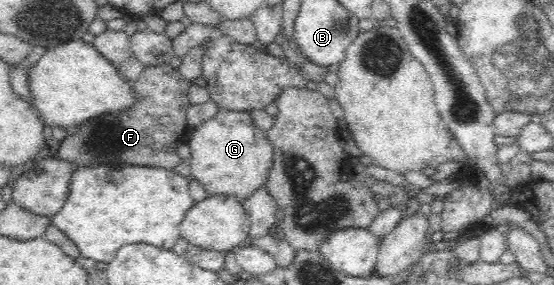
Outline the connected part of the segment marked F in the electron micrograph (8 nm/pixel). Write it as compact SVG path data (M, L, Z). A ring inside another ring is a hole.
M169 65L148 67L133 83L137 101L130 111L102 113L100 117L78 125L76 133L68 134L62 140L54 157L68 161L75 169L94 165L138 165L179 170L178 166L183 162L173 146L182 141L188 128L186 112L191 104L187 96L191 87L178 70Z

